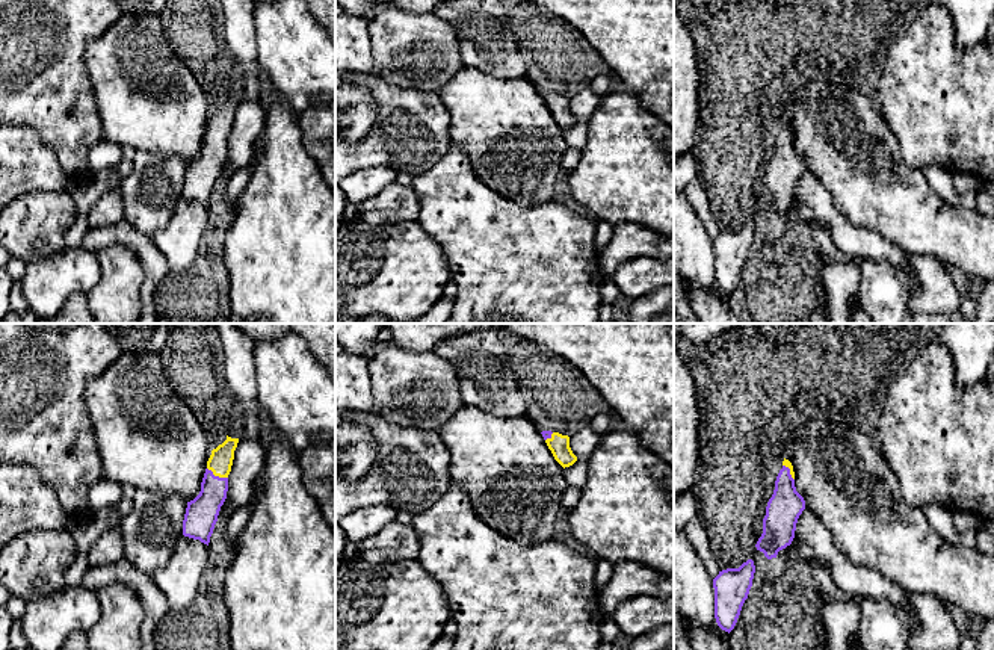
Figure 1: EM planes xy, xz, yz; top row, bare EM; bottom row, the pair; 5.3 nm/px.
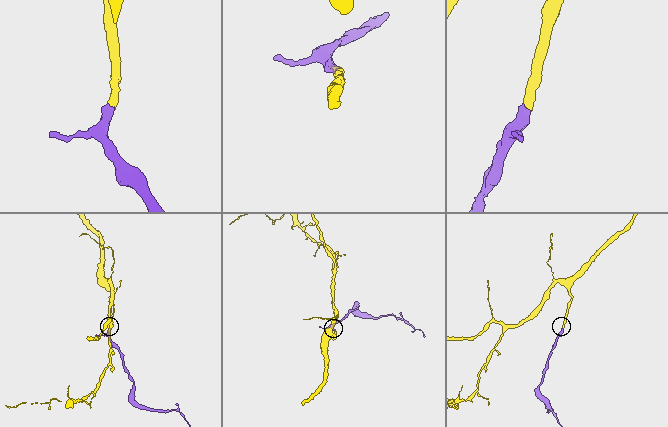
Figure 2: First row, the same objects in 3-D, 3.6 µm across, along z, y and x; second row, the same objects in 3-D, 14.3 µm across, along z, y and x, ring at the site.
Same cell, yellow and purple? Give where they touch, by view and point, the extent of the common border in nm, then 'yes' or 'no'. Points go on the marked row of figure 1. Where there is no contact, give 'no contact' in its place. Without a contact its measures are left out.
meets yellow in xy at (218, 475); contact 130 nm long; yes

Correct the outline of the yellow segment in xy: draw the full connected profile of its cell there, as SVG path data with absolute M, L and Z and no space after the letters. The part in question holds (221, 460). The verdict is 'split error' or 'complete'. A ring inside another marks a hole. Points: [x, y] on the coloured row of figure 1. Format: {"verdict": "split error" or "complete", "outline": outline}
{"verdict": "split error", "outline": "M227 435L227 440L211 450L201 491L193 500L187 502L183 520L184 537L199 540L208 546L221 506L227 499L228 475L237 443L239 438Z"}

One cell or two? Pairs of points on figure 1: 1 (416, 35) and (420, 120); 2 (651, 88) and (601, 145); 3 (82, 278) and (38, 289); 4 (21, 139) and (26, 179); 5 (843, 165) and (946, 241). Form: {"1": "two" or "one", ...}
{"1": "two", "2": "two", "3": "one", "4": "one", "5": "one"}

